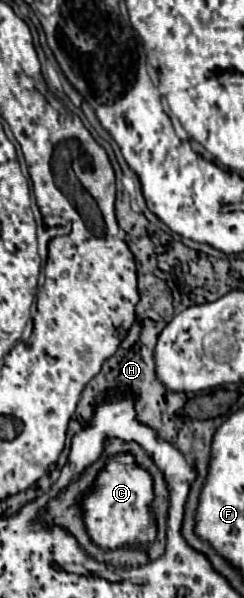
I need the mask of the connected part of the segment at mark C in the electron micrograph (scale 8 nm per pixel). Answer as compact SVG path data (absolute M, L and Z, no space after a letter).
M130 454L114 456L98 474L96 490L80 498L84 510L84 524L92 540L102 548L120 546L148 546L156 538L156 524L152 524L148 504L152 502L152 478L146 470L138 468Z

